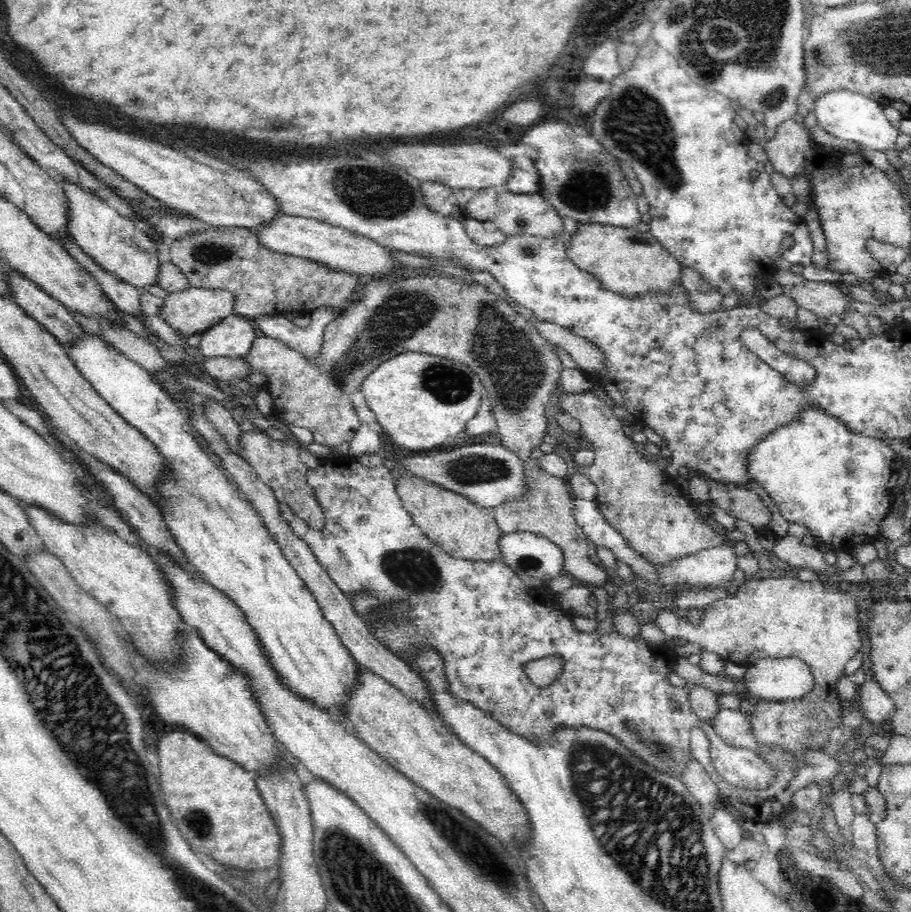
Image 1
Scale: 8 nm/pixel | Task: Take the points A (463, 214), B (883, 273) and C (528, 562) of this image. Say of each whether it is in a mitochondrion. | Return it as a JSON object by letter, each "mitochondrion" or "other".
{"A":"other","B":"other","C":"mitochondrion"}

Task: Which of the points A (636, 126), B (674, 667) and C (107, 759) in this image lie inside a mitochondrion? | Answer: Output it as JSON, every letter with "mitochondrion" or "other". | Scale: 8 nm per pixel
{"A":"mitochondrion","B":"other","C":"mitochondrion"}

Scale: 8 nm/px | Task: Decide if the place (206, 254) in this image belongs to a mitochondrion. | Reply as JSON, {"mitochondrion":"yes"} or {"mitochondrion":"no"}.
{"mitochondrion":"yes"}

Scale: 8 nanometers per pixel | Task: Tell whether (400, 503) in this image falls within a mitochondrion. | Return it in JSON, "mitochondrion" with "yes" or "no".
{"mitochondrion":"no"}

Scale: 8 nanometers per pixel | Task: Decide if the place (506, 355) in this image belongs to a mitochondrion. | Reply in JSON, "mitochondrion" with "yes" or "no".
{"mitochondrion":"yes"}

